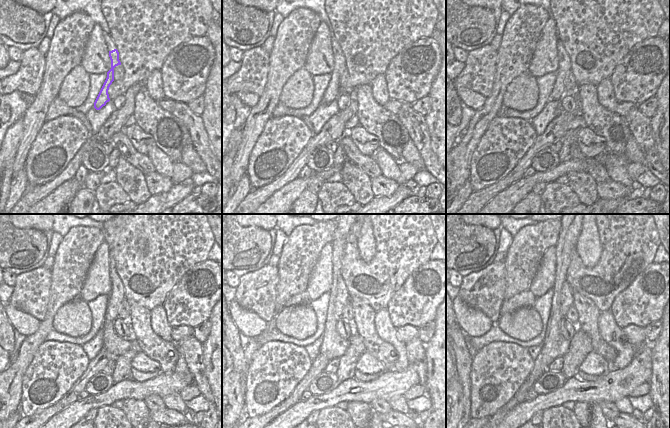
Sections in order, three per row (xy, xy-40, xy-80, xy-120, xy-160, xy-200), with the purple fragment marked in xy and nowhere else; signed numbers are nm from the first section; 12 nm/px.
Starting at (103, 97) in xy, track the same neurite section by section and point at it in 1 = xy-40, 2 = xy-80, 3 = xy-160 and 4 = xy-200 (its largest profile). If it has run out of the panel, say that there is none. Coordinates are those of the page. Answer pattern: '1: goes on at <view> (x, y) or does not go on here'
1: goes on at xy-40 (331, 93)
2: goes on at xy-80 (564, 66)
3: goes on at xy-160 (342, 298)
4: goes on at xy-200 (566, 293)

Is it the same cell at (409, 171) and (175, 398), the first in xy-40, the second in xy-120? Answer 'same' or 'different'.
different

